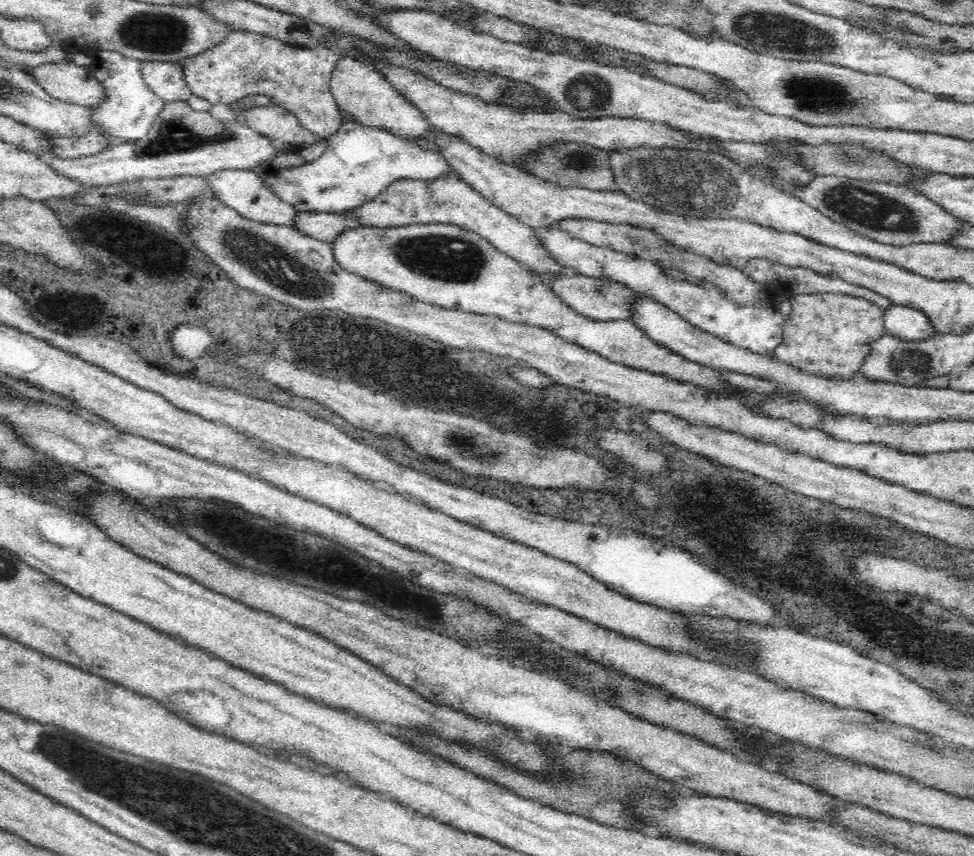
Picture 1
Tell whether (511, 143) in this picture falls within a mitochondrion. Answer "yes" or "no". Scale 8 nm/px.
yes

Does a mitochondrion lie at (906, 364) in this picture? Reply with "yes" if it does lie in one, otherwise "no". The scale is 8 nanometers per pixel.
yes

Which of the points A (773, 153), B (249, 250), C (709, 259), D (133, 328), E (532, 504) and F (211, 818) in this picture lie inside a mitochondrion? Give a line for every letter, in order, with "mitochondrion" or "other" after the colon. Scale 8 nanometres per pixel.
A: other
B: mitochondrion
C: other
D: other
E: other
F: mitochondrion

